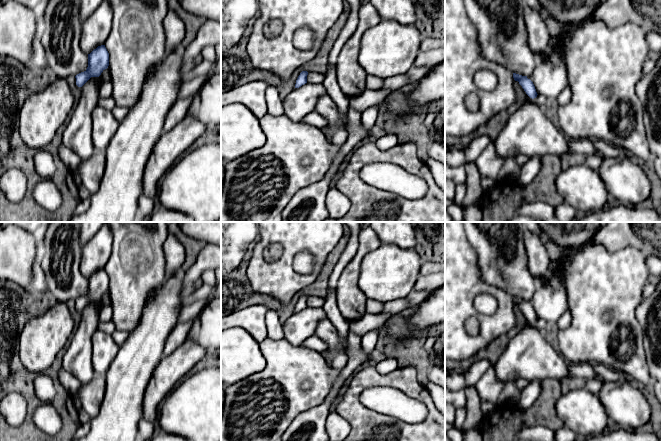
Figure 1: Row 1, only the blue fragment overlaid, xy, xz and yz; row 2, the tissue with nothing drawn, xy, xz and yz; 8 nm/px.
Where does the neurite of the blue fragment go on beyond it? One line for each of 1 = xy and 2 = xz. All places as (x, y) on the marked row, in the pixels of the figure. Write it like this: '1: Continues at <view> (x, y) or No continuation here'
1: No continuation here
2: No continuation here

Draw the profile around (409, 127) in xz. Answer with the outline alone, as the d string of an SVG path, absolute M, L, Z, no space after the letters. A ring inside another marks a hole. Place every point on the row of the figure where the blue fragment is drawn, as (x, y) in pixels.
M411 112L401 114L385 121L387 134L394 134L399 143L414 143L417 147L417 157L425 162L429 146L428 128L424 124L425 114Z

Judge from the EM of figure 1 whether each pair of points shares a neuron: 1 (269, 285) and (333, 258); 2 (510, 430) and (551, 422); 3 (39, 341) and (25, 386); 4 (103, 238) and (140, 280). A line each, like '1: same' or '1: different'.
1: different
2: same
3: different
4: different

